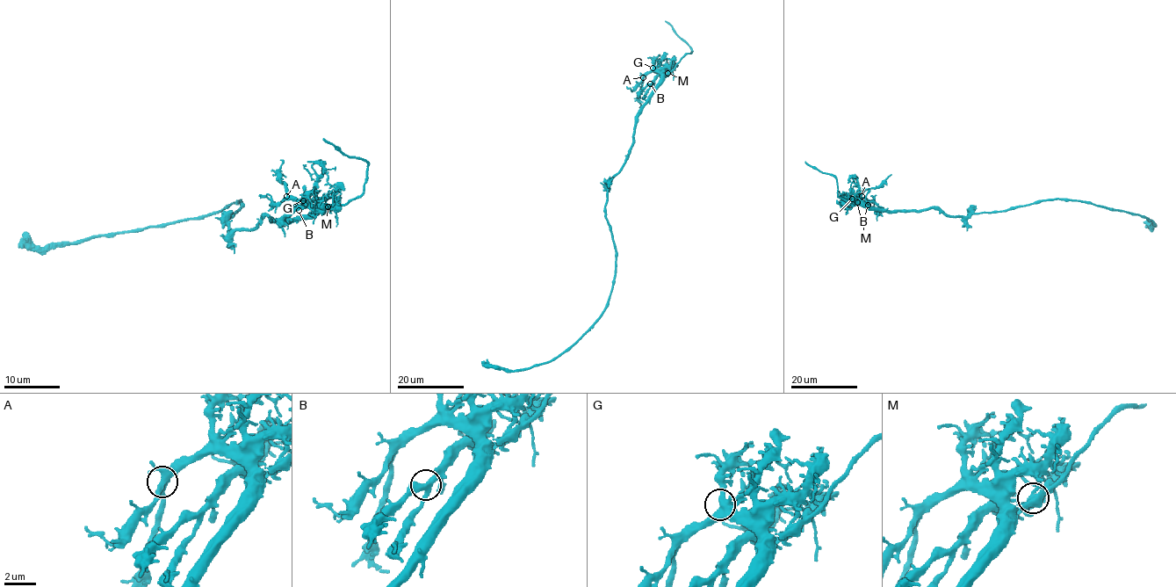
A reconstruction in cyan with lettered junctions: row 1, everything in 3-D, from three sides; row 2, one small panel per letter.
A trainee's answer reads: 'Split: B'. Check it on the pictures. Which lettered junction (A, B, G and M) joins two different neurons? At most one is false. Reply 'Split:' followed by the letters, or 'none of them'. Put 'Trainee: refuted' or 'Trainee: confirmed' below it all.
Split: none of them
Trainee: refuted

